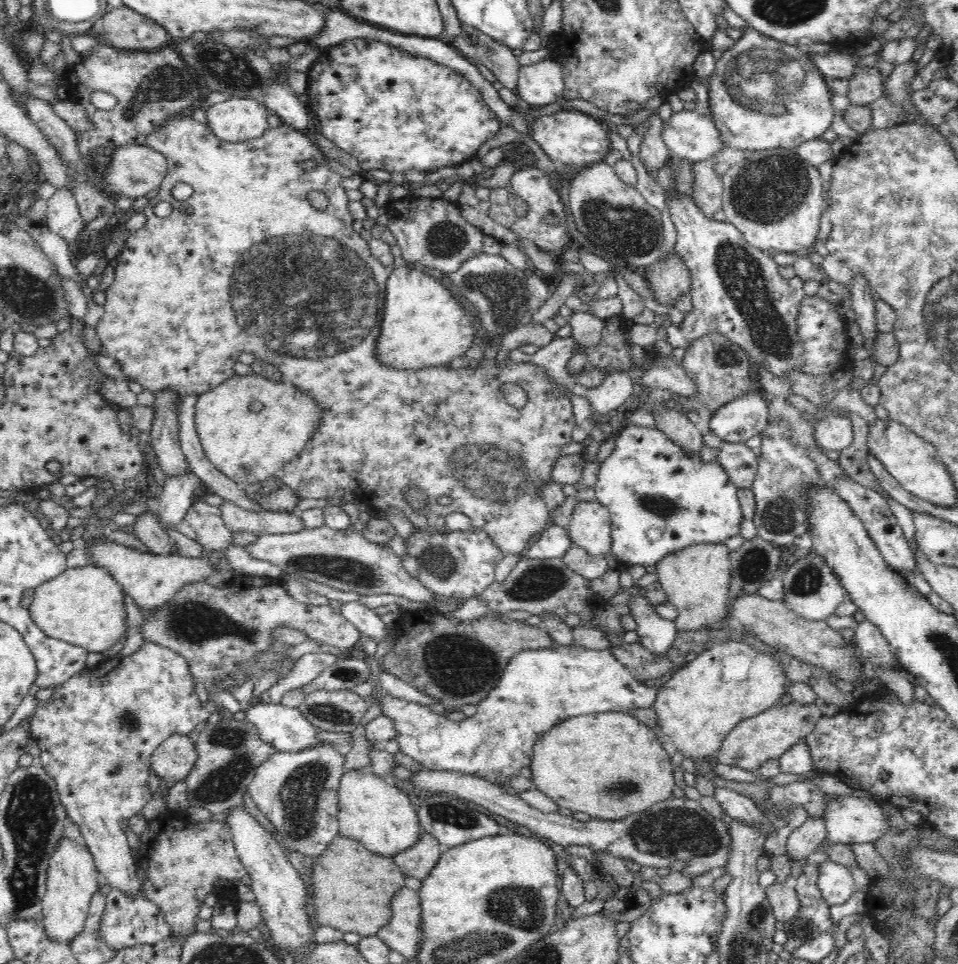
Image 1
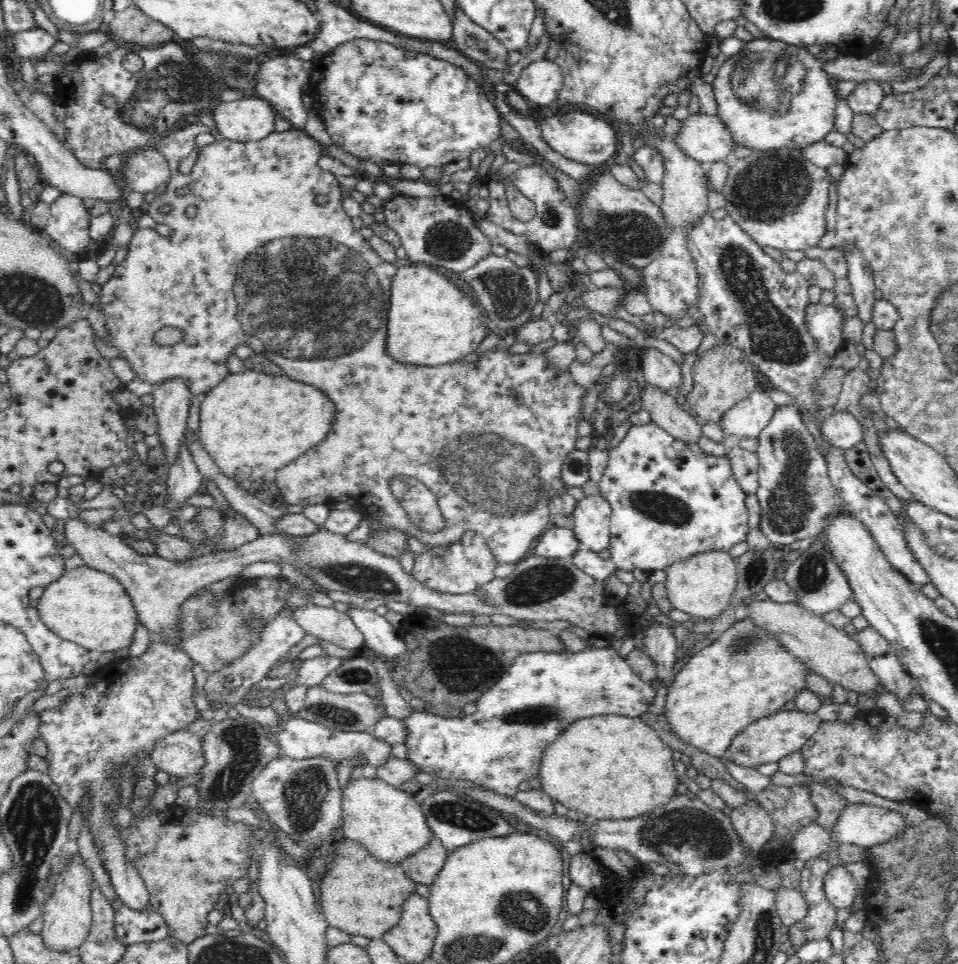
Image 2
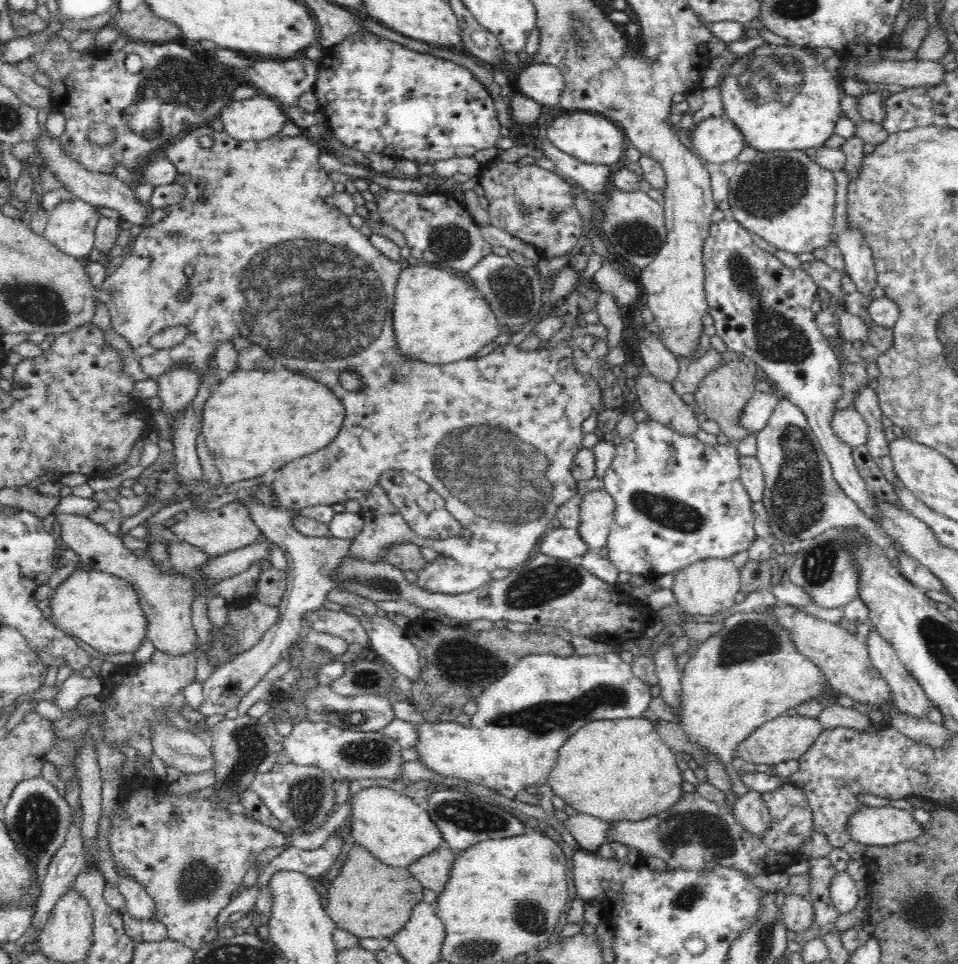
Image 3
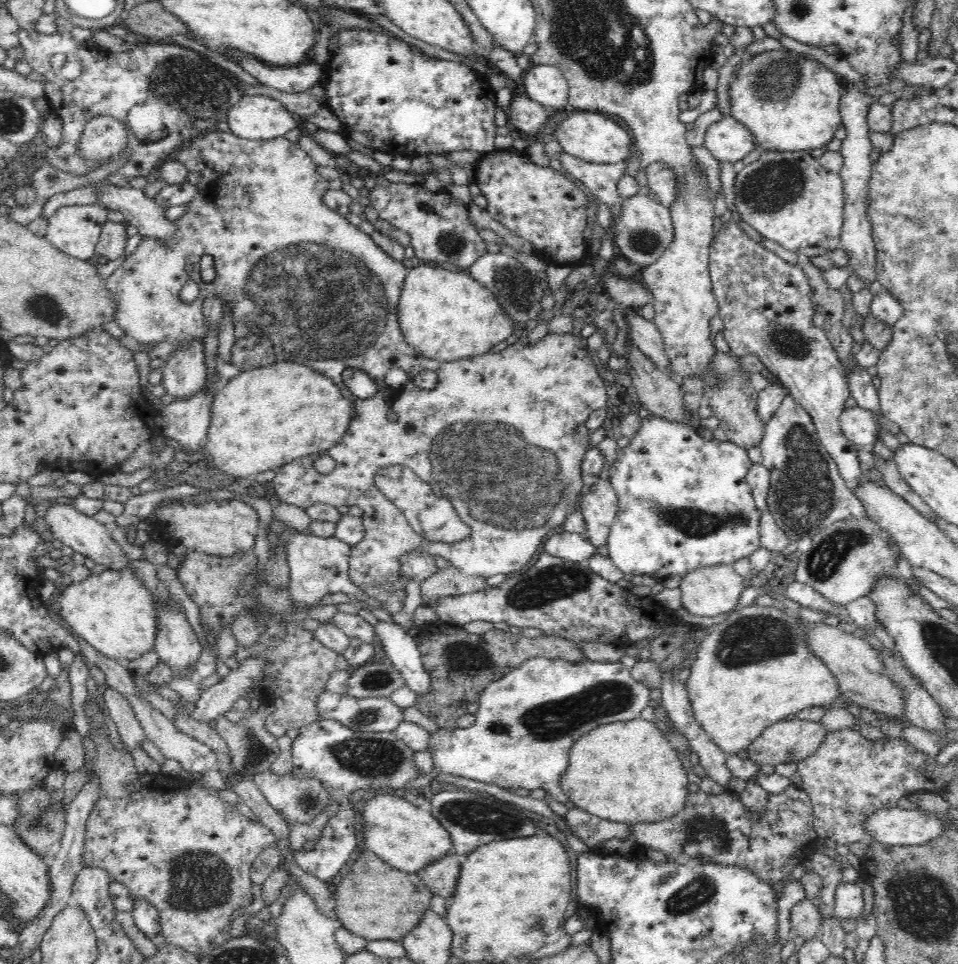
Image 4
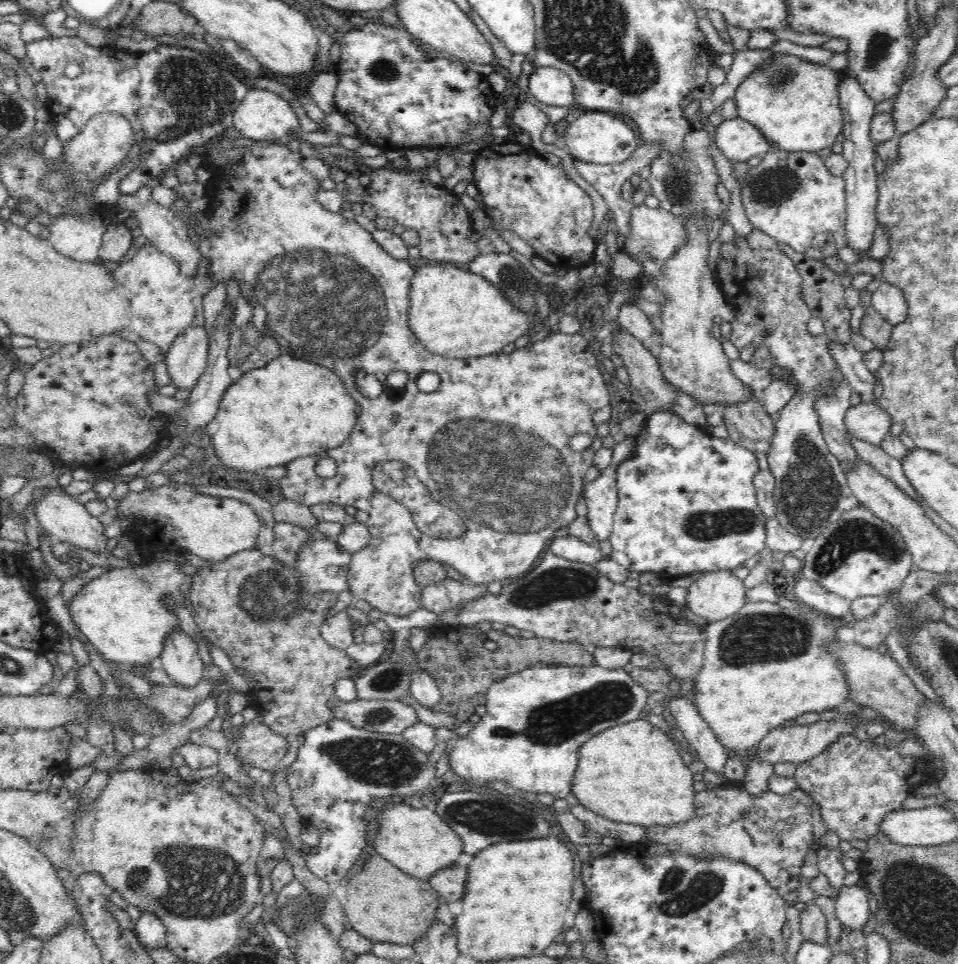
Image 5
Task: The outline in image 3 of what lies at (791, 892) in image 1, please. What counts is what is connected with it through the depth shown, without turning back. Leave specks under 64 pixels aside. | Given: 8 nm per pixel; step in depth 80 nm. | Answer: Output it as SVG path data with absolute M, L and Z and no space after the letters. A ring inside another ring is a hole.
M791 893L784 898L781 909L783 923L786 929L795 932L806 932L814 922L814 907L804 895Z

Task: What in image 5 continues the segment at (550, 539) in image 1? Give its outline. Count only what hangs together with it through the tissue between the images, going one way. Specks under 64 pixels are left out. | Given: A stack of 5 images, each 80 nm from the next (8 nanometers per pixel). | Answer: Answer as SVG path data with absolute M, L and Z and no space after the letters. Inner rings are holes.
M570 534L567 537L552 539L548 550L556 556L567 558L572 562L583 562L584 564L593 565L598 559L604 558L599 547L593 547Z

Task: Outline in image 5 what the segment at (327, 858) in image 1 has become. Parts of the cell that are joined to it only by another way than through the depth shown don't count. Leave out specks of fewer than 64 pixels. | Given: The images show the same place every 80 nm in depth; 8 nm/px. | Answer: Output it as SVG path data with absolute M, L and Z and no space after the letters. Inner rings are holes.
M371 854L367 857L362 870L348 878L346 882L347 902L343 908L345 920L349 923L351 929L372 941L386 941L411 946L416 939L424 938L424 934L428 932L430 926L440 922L437 906L442 898L436 890L428 884L427 880L402 873L396 866L382 858L382 856L372 856Z

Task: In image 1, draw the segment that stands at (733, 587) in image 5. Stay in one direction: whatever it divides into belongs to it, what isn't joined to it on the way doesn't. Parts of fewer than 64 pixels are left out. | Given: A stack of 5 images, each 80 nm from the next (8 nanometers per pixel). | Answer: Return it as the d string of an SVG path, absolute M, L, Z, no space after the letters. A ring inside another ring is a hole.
M696 543L667 554L655 564L657 581L666 592L667 600L678 611L674 620L677 631L700 630L726 618L732 584L730 553L724 543Z

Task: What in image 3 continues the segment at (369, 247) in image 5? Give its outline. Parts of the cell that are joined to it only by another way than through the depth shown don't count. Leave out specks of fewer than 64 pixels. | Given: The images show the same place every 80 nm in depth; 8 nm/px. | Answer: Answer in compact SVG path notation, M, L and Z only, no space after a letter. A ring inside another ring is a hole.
M204 124L188 131L182 138L170 141L164 146L162 153L170 162L173 162L177 174L190 175L190 180L181 184L186 190L186 196L181 202L165 207L167 212L165 218L142 229L133 242L131 253L124 258L122 264L111 275L105 278L97 292L98 300L106 305L110 313L112 329L130 343L133 357L142 367L141 371L145 372L151 380L158 381L158 378L172 369L188 367L190 370L200 373L202 381L208 380L210 358L213 358L212 356L217 353L218 348L224 342L232 341L234 337L247 337L249 342L262 346L266 353L272 355L278 367L296 370L298 374L308 376L308 378L314 379L314 381L318 380L318 383L326 385L341 400L345 408L345 419L340 427L340 434L326 448L293 460L275 470L275 479L270 487L275 491L280 505L284 509L299 511L310 506L331 506L336 503L344 503L346 500L358 500L364 524L362 532L354 538L349 552L354 559L364 559L368 563L387 561L385 556L388 549L391 549L396 543L408 541L419 547L432 548L439 554L448 555L462 565L488 572L492 572L495 568L512 570L515 566L524 564L530 558L530 552L534 550L534 546L538 545L542 535L550 526L552 518L557 514L557 508L577 494L578 479L571 473L571 468L574 467L576 454L580 450L584 450L582 441L585 434L582 430L582 423L592 414L598 413L601 408L602 391L599 388L596 375L581 375L576 371L573 350L569 347L569 342L565 340L559 342L555 348L538 348L533 352L523 352L518 346L508 343L494 348L494 351L487 356L444 365L428 364L406 358L398 351L396 333L394 333L395 288L402 268L397 261L386 258L377 248L374 248L369 237L350 225L350 220L346 215L324 201L325 198L334 194L335 182L328 177L328 172L324 171L322 165L319 164L322 152L318 144L311 142L304 134L292 137L280 133L261 141L241 141L232 138L225 131L219 132ZM204 135L213 138L214 142L211 147L200 147L198 138ZM170 231L174 231L174 236L168 235ZM188 285L190 296L186 300L182 300L180 292L184 288L188 288ZM170 326L186 328L188 332L186 340L174 348L164 348L164 350L153 348L151 339L154 338L154 334L158 334L160 330L170 328ZM345 371L354 372L360 376L362 390L351 392L342 386L340 374ZM388 470L407 470L427 482L434 491L444 497L448 512L457 518L464 528L471 530L472 538L469 541L464 538L440 540L427 539L416 534L405 521L400 509L392 504L386 491L380 486L380 476Z

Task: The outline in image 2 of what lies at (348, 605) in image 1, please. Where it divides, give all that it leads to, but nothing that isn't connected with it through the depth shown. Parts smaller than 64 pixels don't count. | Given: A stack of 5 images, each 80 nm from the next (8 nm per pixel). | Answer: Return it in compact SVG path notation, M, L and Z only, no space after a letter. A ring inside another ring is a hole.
M350 607L347 615L352 622L360 629L365 638L365 644L384 657L385 660L403 661L407 657L407 646L404 640L398 635L398 631L394 626L388 623L388 620L376 611L360 609L359 607Z

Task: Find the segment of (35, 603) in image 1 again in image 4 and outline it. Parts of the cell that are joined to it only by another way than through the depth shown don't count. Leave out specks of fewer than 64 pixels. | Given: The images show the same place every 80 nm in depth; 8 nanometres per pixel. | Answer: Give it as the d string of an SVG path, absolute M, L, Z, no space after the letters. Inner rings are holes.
M99 570L86 580L72 584L62 591L57 606L63 618L76 634L84 638L108 658L130 662L155 650L157 618L155 599L142 580L127 570Z

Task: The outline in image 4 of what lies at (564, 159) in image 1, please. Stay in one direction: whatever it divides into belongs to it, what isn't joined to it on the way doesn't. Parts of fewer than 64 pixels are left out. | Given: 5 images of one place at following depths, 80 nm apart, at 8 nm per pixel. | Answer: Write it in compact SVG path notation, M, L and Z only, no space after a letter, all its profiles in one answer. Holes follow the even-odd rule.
M591 111L570 112L572 114L562 120L554 130L554 138L560 143L564 152L584 159L586 162L598 164L616 164L631 156L629 152L631 148L634 148L633 138L620 121Z

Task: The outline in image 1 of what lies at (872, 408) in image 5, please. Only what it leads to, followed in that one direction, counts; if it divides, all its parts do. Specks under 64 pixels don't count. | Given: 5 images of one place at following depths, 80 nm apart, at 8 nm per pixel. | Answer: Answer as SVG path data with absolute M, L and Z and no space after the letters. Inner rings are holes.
M829 414L817 420L813 436L825 450L840 452L854 442L852 421L843 414Z

